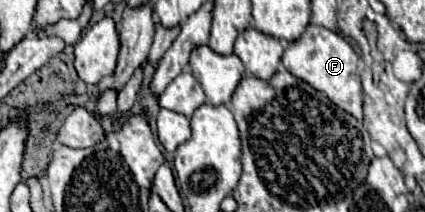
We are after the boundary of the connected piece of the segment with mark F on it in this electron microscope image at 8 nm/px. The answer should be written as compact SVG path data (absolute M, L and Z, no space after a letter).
M309 24L303 36L291 42L283 54L283 66L293 76L305 80L315 90L323 92L337 108L349 112L357 120L363 120L363 98L361 98L361 78L357 70L357 60L359 58L355 50L343 36L315 24Z

